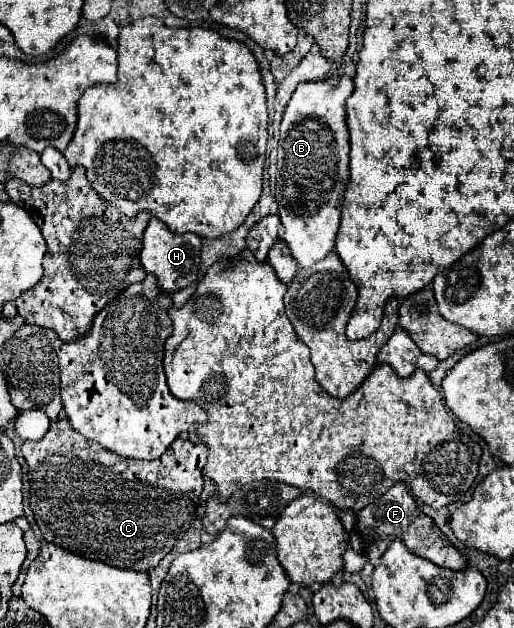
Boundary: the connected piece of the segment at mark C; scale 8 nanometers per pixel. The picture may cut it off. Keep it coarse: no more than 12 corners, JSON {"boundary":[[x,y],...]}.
{"boundary":[[24,442],[42,538],[148,572],[198,518],[208,450]]}

